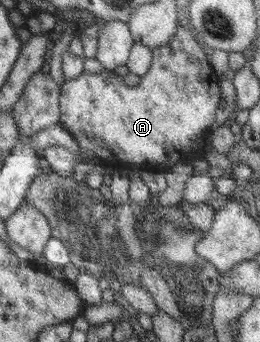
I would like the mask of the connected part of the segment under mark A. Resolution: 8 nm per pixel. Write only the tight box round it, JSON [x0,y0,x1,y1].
[59,25,221,172]

